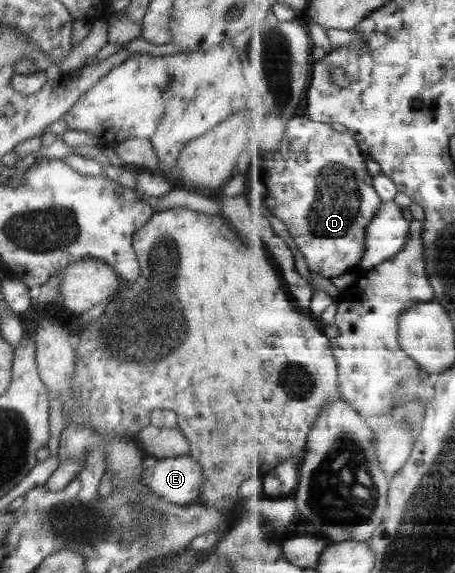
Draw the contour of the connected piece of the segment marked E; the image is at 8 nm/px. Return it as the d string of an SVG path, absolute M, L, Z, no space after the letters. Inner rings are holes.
M190 454L157 460L141 474L151 492L173 504L189 505L199 499L202 468Z

